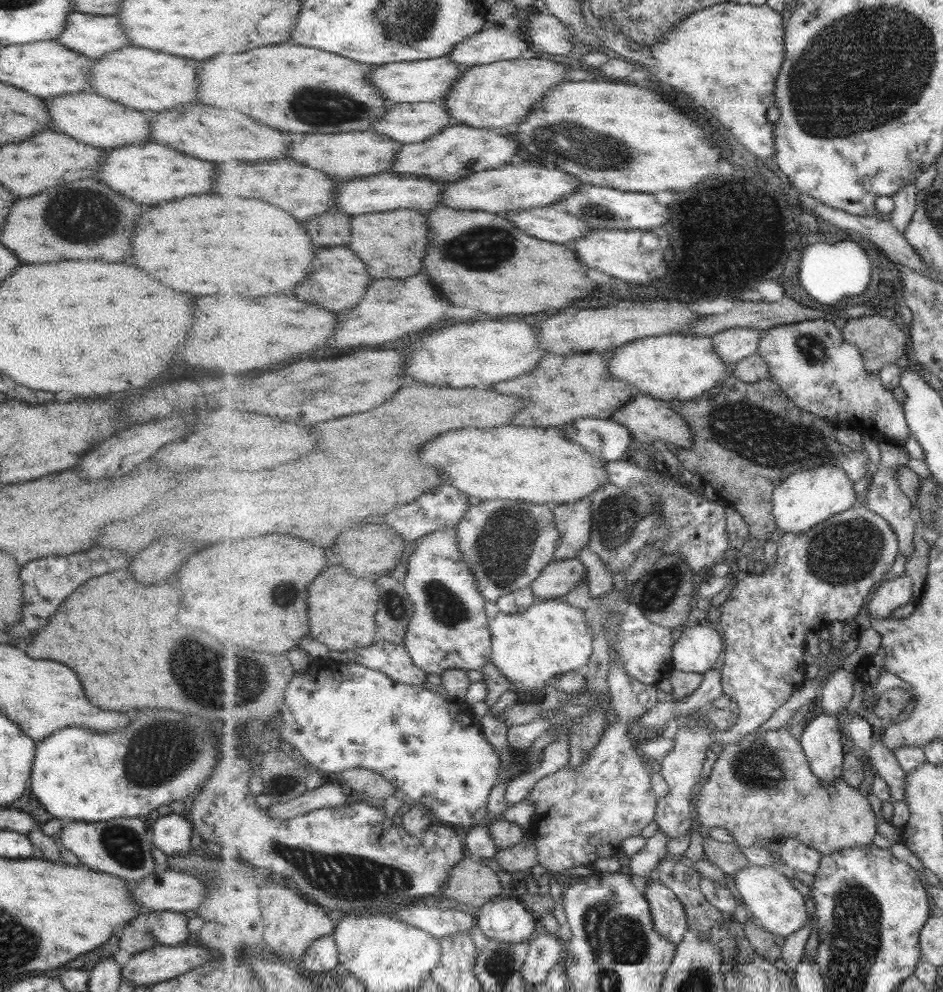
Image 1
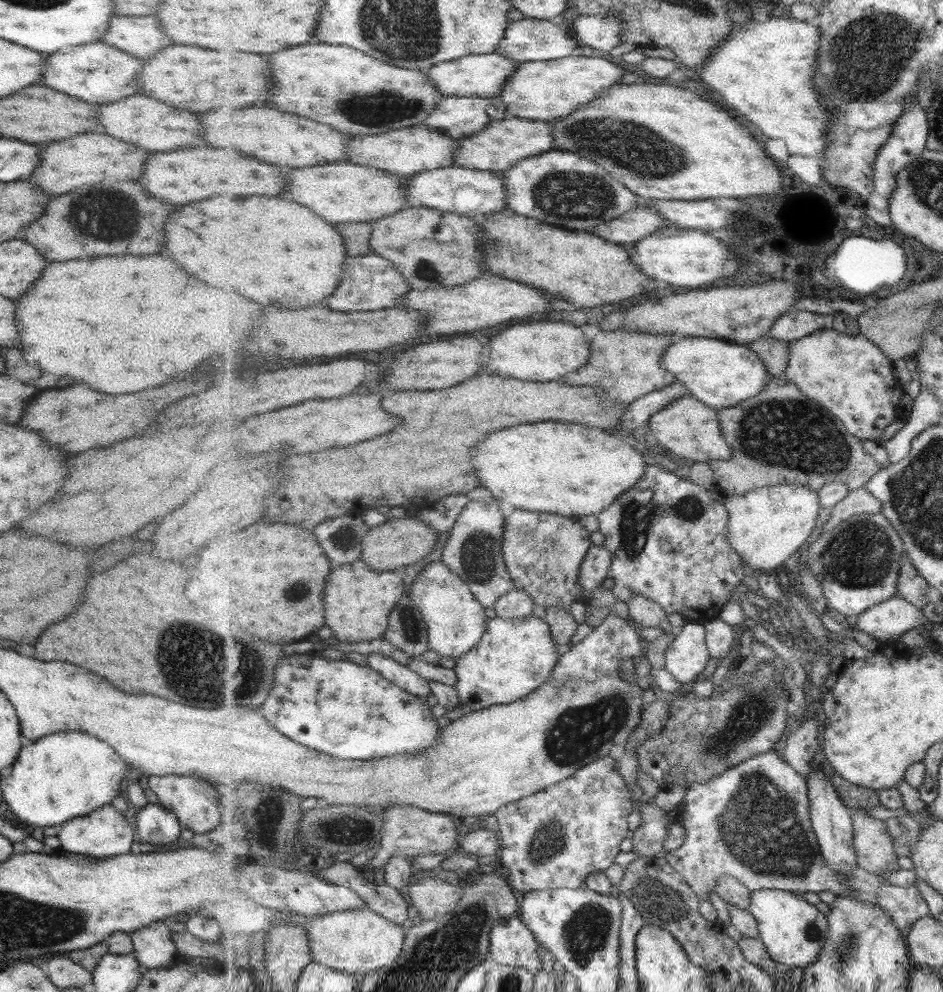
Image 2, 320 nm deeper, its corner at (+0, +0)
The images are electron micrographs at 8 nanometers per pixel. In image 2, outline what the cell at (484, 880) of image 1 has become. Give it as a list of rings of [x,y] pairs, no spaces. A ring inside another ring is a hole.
[[[430,877],[424,883],[413,881],[405,893],[418,910],[419,921],[429,921],[455,913],[461,900],[459,890],[462,886],[453,886],[441,879]]]

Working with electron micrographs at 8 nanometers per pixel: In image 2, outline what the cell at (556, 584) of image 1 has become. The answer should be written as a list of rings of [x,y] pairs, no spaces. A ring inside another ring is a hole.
[[[593,545],[583,561],[580,583],[587,594],[593,594],[601,582],[610,576],[612,556],[604,545]]]

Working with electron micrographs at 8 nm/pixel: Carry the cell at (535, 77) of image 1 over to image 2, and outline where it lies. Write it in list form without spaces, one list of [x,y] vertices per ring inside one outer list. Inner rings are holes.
[[[569,56],[550,61],[520,63],[499,94],[509,117],[521,120],[555,122],[578,112],[583,104],[598,99],[608,88],[620,84],[626,70],[605,59],[605,56]]]

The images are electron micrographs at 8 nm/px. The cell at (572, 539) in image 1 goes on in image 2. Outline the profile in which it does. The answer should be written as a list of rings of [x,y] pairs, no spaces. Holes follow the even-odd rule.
[[[517,508],[507,516],[503,556],[514,580],[514,589],[527,592],[533,603],[545,610],[560,607],[570,611],[573,602],[589,600],[580,583],[580,572],[592,546],[591,532],[579,518]]]

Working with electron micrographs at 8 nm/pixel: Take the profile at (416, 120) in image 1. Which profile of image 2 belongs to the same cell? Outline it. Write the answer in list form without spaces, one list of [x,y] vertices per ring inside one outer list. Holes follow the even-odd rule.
[[[451,95],[438,99],[438,107],[423,125],[459,140],[508,117],[506,104],[499,95],[489,98]]]

